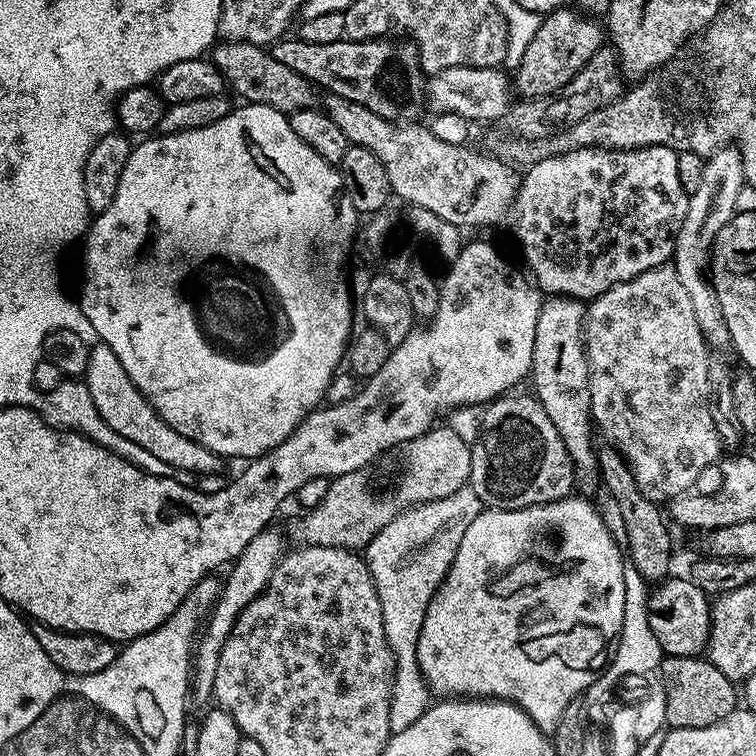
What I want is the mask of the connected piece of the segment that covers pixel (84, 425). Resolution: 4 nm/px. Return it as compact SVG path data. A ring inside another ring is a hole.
M66 378L61 384L54 386L54 390L37 392L34 398L39 404L37 407L42 410L50 407L51 404L56 404L56 417L51 417L50 420L52 427L79 432L81 436L88 437L95 444L101 444L104 448L117 452L123 460L137 464L144 472L153 472L156 476L169 476L170 479L179 484L191 485L193 483L193 473L177 470L175 466L170 466L168 463L154 458L154 454L150 454L150 450L142 450L142 446L134 446L134 442L114 434L114 430L110 430L110 426L106 426L106 422L102 422L102 414L98 414L98 409L94 407L94 401L90 398L90 390L84 385L83 379Z

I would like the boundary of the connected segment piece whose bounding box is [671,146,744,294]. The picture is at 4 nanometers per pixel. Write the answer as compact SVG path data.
M721 146L705 159L702 170L702 182L698 190L688 197L686 218L682 218L682 226L678 230L676 249L671 258L678 274L678 282L686 286L686 294L692 290L711 290L709 280L712 266L712 246L715 244L722 226L736 216L738 206L738 190L744 185L744 167L740 157L740 149L735 146Z

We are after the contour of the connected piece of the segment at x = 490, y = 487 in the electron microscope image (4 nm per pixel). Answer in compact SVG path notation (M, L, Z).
M505 394L489 403L480 418L480 435L472 448L470 486L488 510L523 512L530 506L549 504L573 495L574 473L554 422L535 395Z

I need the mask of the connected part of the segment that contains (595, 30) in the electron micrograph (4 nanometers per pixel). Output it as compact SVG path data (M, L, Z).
M571 7L557 8L541 19L538 34L530 41L522 62L514 70L514 88L527 98L539 98L559 93L586 66L588 59L605 43L606 32L595 19L589 18Z

